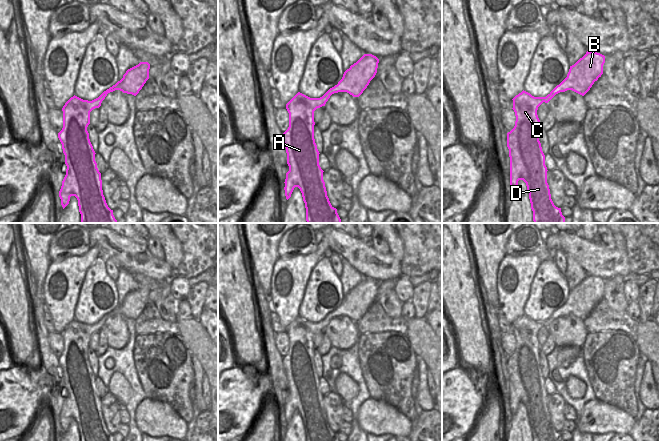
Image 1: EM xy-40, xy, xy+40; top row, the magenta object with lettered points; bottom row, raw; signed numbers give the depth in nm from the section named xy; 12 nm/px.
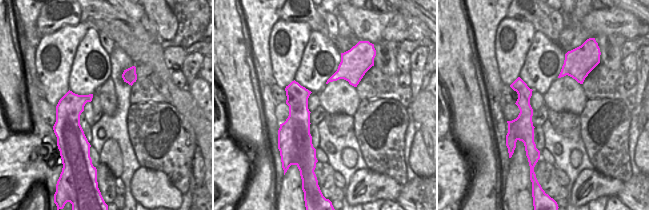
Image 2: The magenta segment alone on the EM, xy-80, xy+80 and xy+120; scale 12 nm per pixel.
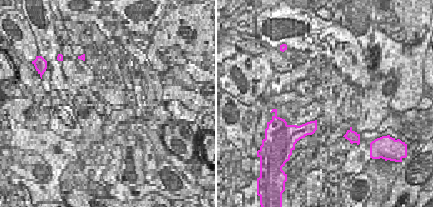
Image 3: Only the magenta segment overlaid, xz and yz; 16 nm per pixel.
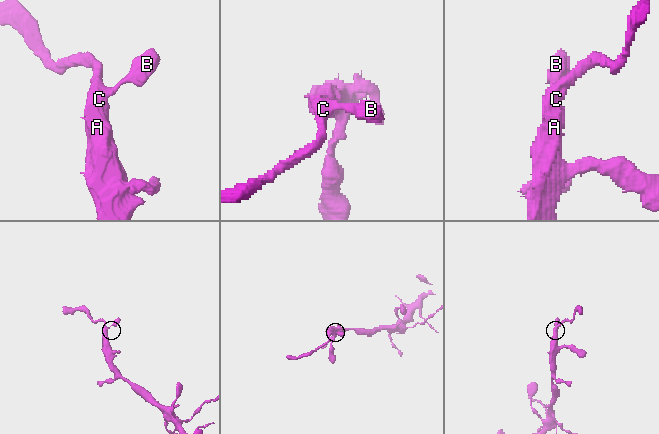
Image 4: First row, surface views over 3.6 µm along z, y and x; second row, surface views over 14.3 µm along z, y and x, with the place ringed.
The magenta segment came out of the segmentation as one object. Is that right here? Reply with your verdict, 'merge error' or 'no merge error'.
no merge error

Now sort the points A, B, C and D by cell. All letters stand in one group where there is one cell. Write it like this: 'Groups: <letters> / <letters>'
Groups: A B C D

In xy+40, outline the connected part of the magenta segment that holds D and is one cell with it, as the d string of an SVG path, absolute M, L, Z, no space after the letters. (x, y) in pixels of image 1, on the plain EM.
M587 275L570 290L567 301L546 321L534 321L523 314L512 323L516 345L514 352L507 357L510 411L514 415L519 404L526 407L533 441L564 441L561 432L554 429L547 407L548 394L539 365L541 346L537 339L538 331L567 314L584 320L603 298L604 287L604 279Z

